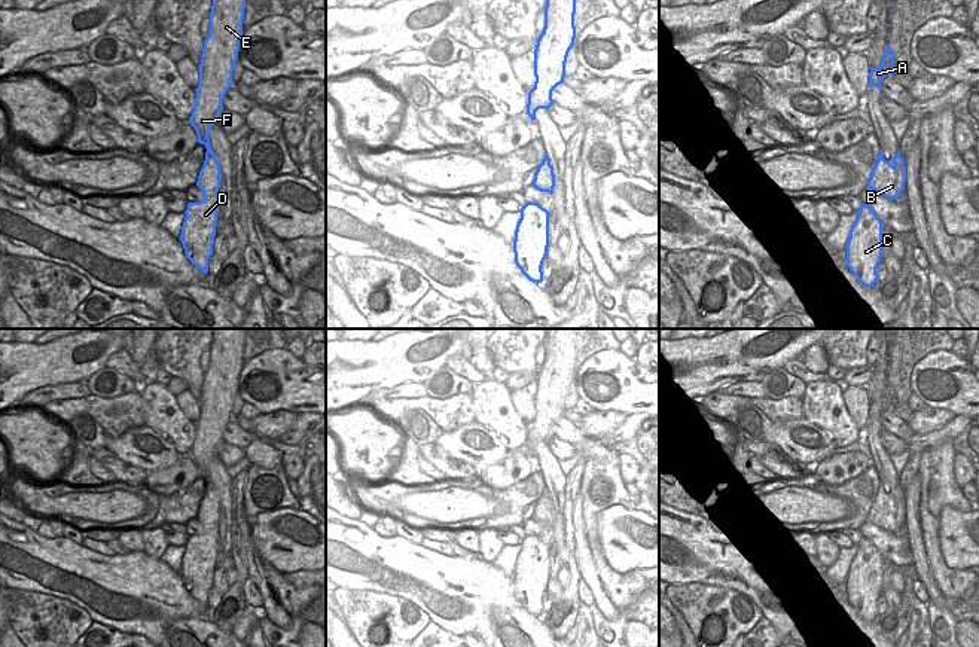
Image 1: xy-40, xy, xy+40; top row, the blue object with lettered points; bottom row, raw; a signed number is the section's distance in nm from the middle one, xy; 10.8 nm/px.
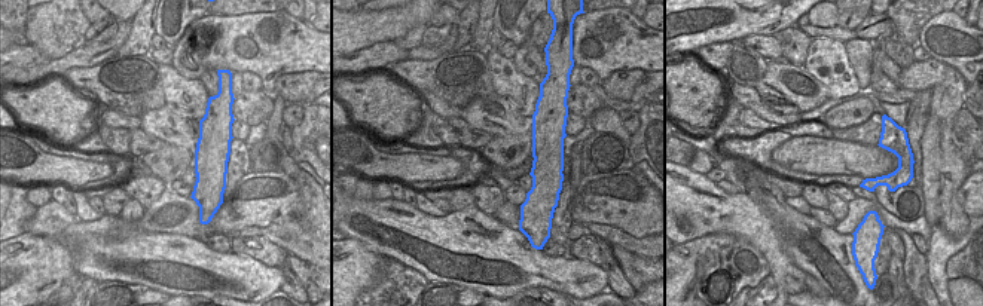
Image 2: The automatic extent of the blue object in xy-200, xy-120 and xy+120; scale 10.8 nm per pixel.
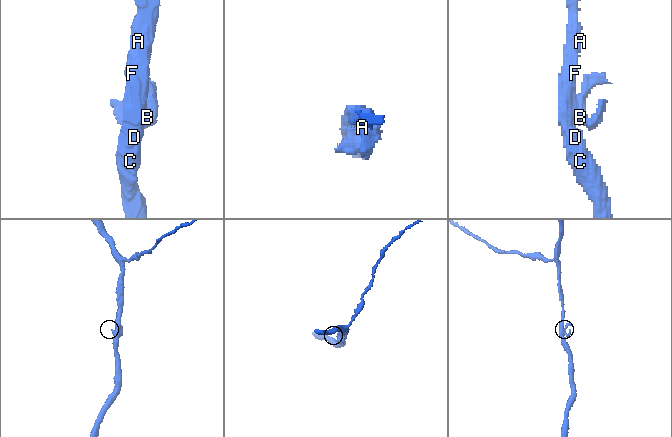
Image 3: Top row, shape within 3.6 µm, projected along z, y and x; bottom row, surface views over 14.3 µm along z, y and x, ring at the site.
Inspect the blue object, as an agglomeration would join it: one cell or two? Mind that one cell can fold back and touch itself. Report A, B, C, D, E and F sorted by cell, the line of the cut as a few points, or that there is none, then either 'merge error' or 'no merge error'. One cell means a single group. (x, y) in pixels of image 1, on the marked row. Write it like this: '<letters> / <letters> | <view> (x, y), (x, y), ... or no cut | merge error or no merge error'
A C D E F / B | xy+40 (872, 173), (878, 177), (875, 191) | merge error

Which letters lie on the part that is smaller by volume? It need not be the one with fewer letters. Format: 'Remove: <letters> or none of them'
Remove: B

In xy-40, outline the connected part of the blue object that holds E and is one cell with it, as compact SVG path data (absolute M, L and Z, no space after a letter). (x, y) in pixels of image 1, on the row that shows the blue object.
M213 0L210 33L204 40L199 86L190 116L198 143L207 149L196 181L204 199L187 204L180 241L186 257L204 274L208 272L208 257L213 254L222 180L219 161L210 146L208 134L210 128L219 122L223 95L232 86L234 65L243 37L244 7L245 0Z

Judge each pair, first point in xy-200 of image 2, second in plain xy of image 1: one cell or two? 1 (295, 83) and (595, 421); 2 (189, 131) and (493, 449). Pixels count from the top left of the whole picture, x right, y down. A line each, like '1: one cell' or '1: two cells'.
1: one cell
2: one cell

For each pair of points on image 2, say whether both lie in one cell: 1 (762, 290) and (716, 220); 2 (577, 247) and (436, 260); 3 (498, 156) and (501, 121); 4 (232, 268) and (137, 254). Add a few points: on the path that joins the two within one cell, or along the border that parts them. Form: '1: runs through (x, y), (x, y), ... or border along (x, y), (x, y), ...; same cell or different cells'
1: border along (771, 274), (778, 290); different cells
2: border along (574, 256), (601, 268); different cells
3: border along (525, 118), (525, 122), (515, 132), (492, 137); different cells
4: runs through (208, 268), (161, 259); same cell

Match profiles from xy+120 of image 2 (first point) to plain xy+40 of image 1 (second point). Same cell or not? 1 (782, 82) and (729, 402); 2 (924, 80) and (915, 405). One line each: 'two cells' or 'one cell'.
1: two cells
2: two cells

